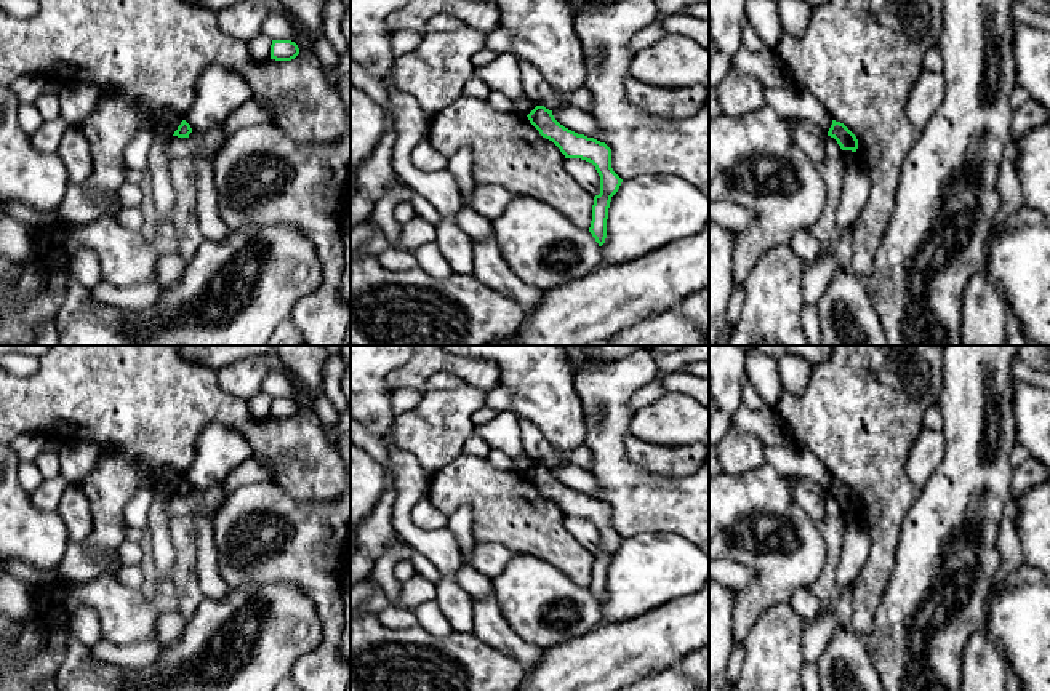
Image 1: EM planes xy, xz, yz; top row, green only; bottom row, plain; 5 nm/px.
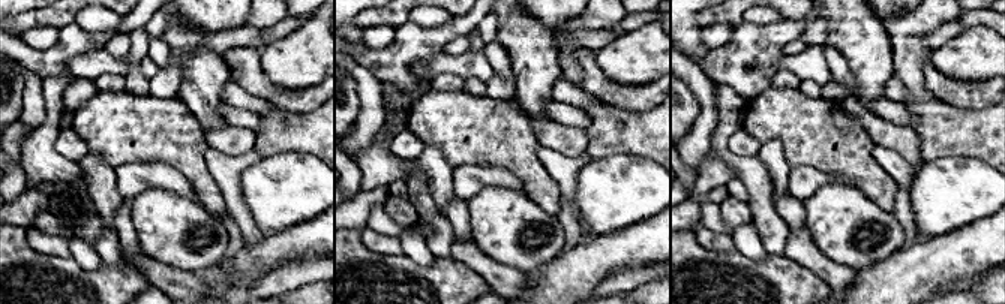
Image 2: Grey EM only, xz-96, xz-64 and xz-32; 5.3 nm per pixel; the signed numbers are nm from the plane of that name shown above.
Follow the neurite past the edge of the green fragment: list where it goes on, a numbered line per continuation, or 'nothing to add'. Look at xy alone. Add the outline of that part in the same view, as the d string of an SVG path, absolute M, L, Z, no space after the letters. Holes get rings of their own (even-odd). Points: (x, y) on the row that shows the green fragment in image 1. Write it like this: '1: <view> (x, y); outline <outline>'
nothing to add

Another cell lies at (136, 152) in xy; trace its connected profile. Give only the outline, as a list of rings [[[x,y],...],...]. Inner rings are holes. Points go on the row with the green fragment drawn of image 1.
[[[141,128],[131,139],[131,142],[126,146],[123,152],[123,158],[126,163],[126,168],[136,170],[136,171],[147,171],[147,157],[152,149],[152,144],[155,141],[157,134],[150,128]]]

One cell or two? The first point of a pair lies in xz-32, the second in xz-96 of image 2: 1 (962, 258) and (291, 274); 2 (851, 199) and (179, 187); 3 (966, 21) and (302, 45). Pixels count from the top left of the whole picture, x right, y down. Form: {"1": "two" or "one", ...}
{"1": "two", "2": "two", "3": "two"}

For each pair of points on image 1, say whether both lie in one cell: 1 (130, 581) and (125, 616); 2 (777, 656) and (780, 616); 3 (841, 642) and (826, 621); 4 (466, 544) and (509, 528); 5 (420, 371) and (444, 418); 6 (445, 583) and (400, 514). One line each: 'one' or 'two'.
1: two
2: one
3: two
4: two
5: two
6: one

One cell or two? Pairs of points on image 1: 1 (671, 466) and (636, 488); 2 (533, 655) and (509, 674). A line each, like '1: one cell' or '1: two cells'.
1: two cells
2: two cells

